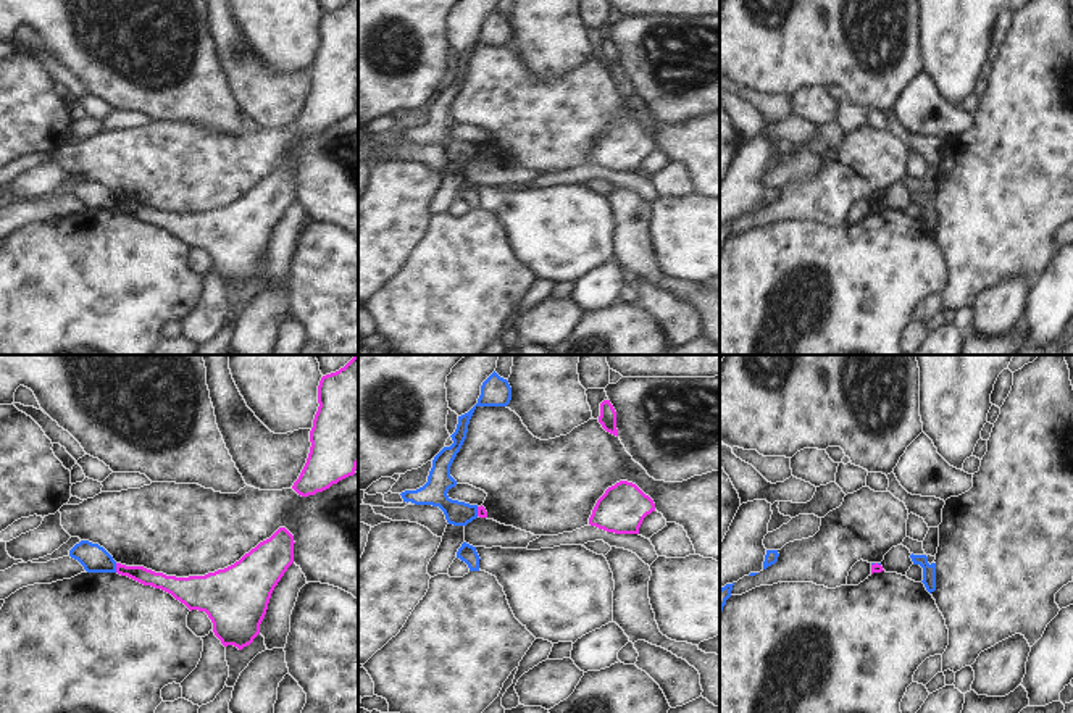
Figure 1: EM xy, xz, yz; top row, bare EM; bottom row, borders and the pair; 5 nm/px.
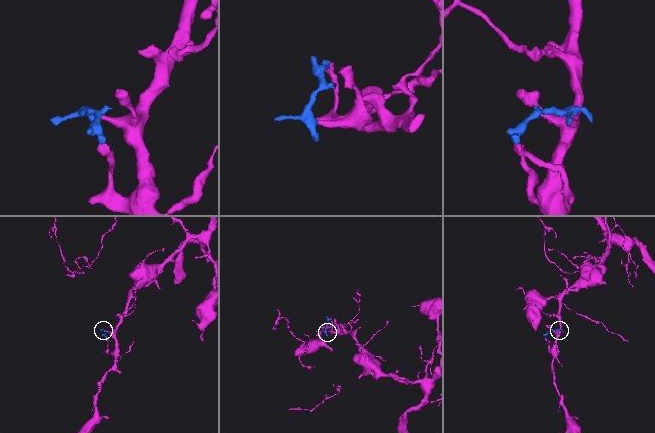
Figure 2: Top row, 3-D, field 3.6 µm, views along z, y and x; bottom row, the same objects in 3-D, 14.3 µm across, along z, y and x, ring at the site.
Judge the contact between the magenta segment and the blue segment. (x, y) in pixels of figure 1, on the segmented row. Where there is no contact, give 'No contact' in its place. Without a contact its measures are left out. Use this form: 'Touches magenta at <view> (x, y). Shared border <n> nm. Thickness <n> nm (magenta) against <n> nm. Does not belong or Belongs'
Touches magenta at xy (116, 568). Shared border 50 nm. Thickness 80 nm (magenta) against 140 nm. Does not belong.

